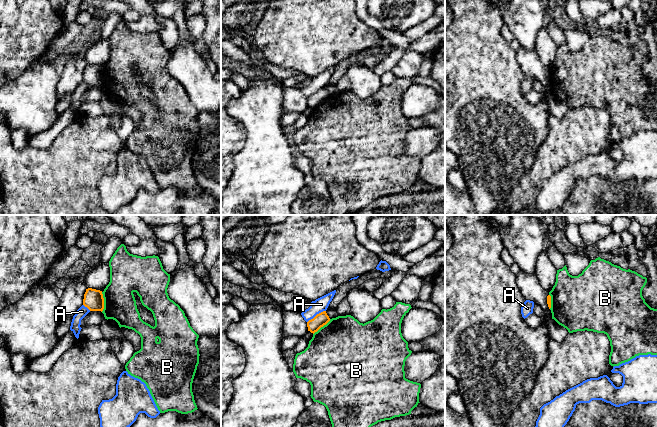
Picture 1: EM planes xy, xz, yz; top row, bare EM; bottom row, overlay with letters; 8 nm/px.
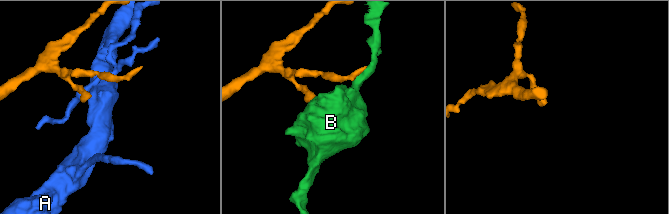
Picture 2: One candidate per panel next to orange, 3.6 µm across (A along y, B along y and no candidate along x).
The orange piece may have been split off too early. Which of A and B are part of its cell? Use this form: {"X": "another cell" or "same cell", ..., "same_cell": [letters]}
{"A": "another cell", "B": "another cell", "same_cell": []}

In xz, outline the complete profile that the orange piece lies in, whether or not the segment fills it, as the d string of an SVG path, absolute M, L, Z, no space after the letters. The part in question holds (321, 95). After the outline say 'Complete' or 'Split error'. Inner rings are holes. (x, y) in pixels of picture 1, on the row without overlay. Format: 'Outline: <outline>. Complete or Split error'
Outline: M323 87L307 98L308 107L314 110L329 97L329 92L327 91L326 87Z. Complete

